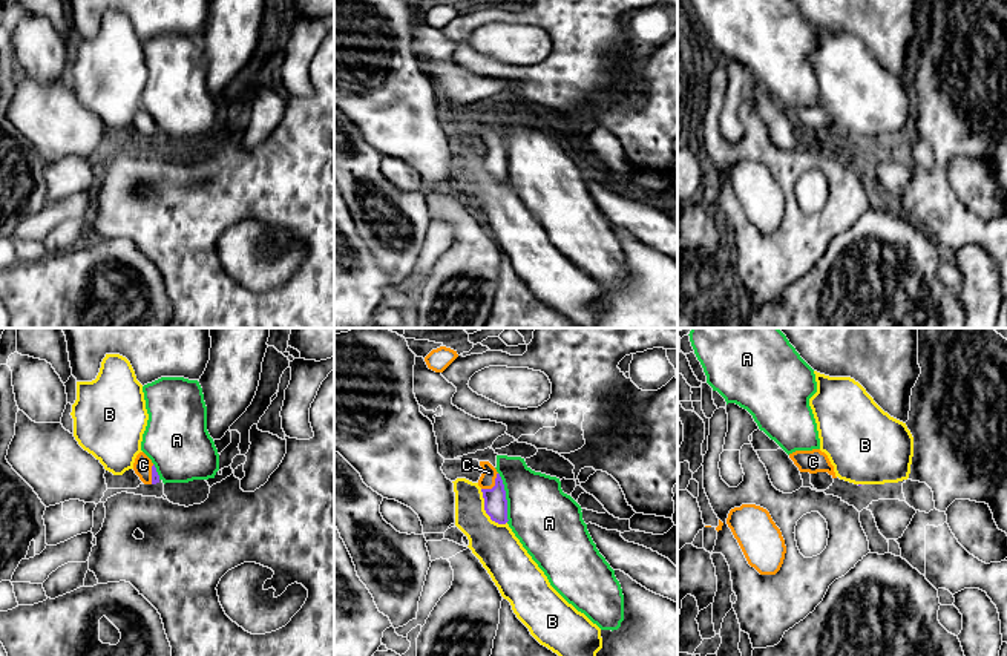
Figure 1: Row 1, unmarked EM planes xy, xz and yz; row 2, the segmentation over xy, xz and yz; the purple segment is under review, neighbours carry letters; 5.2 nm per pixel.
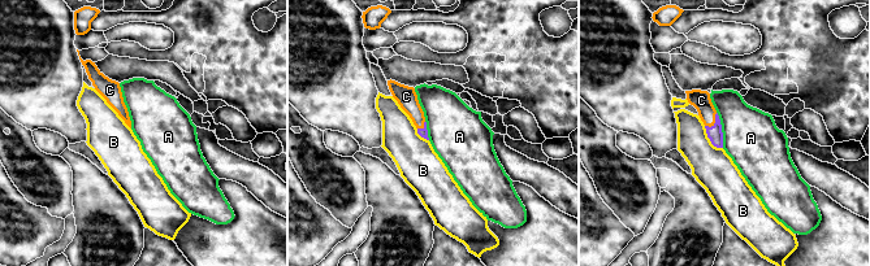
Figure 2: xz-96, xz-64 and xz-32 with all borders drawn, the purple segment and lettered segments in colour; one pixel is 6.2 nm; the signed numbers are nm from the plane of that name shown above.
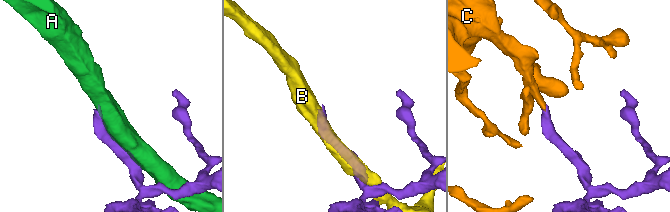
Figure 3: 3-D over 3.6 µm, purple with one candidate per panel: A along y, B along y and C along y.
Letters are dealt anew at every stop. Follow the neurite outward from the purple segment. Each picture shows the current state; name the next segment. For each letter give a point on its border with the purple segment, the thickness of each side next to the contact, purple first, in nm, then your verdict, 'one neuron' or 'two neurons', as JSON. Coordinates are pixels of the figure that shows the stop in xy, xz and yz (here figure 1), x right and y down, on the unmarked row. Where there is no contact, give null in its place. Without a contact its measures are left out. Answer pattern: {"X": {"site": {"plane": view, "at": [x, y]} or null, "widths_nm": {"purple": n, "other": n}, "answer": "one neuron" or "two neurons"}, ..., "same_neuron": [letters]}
{"A": {"site": {"plane": "xz", "at": [505, 154]}, "widths_nm": {"purple": 130, "other": 340}, "answer": "two neurons"}, "B": {"site": {"plane": "xz", "at": [485, 166]}, "widths_nm": {"purple": 130, "other": 240}, "answer": "two neurons"}, "C": {"site": {"plane": "xz", "at": [495, 141]}, "widths_nm": {"purple": 130, "other": 80}, "answer": "one neuron"}, "same_neuron": ["C"]}

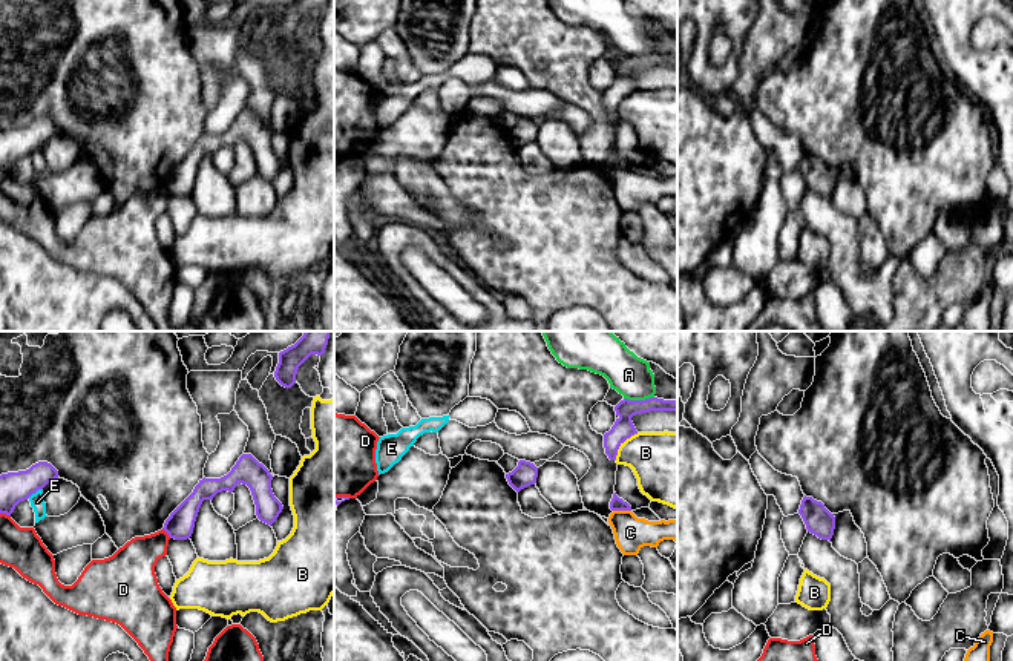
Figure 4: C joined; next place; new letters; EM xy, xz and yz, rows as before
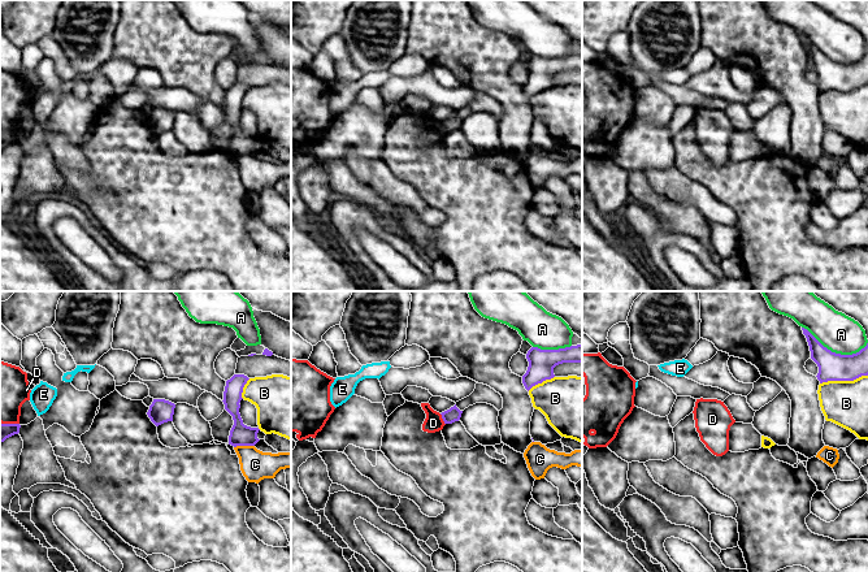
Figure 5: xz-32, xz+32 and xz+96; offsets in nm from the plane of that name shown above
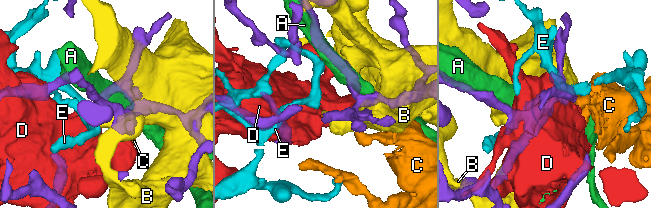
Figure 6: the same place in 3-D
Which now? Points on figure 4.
{"A": {"site": {"plane": "xz", "at": [638, 57]}, "widths_nm": {"purple": 110, "other": 220}, "answer": "two neurons"}, "B": {"site": {"plane": "xz", "at": [622, 98]}, "widths_nm": {"purple": 110, "other": 320}, "answer": "two neurons"}, "C": {"site": {"plane": "xz", "at": [622, 166]}, "widths_nm": {"purple": 70, "other": 180}, "answer": "two neurons"}, "D": {"site": {"plane": "xy", "at": [166, 187]}, "widths_nm": {"purple": 150, "other": 220}, "answer": "two neurons"}, "E": {"site": {"plane": "xy", "at": [34, 149]}, "widths_nm": {"purple": 160, "other": 70}, "answer": "two neurons"}, "same_neuron": []}

